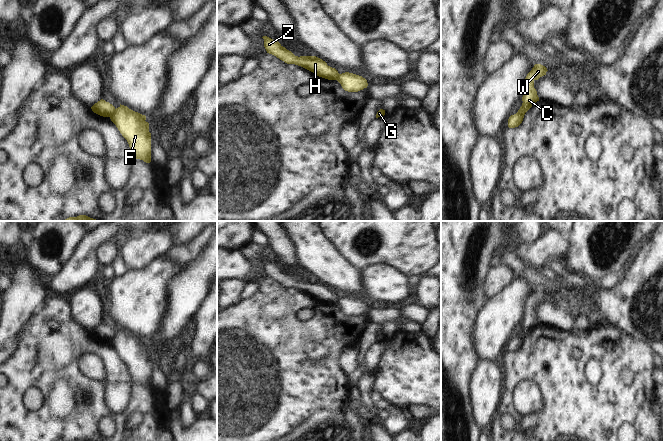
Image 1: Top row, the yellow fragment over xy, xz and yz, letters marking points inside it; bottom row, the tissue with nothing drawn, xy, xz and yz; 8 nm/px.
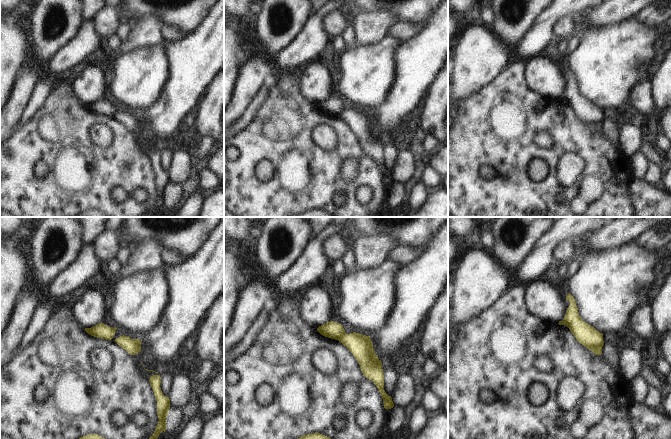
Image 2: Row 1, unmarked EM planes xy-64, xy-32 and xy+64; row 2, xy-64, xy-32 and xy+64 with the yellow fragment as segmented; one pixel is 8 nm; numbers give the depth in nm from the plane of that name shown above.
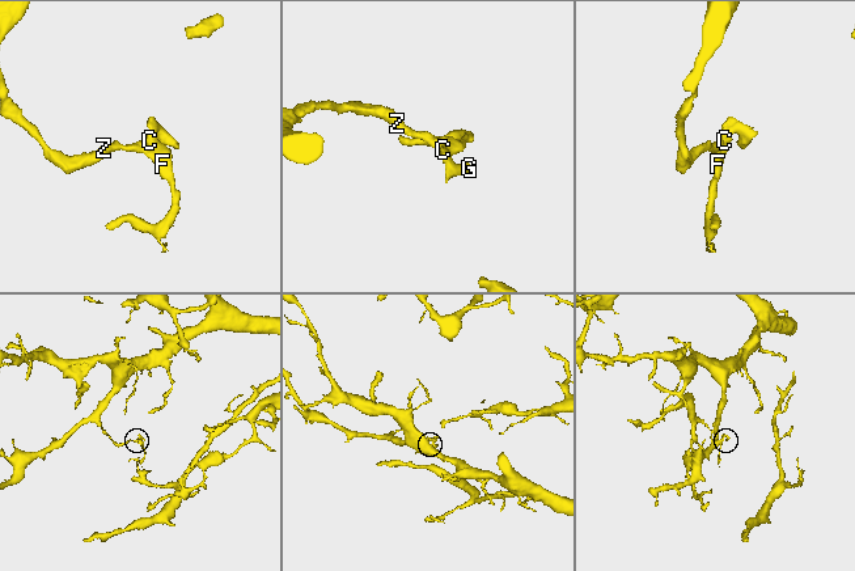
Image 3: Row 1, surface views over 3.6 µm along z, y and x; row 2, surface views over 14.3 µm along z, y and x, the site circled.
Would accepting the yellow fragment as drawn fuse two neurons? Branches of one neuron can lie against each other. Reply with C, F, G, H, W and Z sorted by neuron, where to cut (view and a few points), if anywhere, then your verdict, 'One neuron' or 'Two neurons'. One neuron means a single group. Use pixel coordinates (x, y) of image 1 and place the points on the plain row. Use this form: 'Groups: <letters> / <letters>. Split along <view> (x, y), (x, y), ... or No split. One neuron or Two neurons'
Groups: C F G W / H Z. Split along xy (115, 333), (109, 340). Two neurons.

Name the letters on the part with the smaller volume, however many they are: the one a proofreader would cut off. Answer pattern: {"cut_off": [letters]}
{"cut_off": ["C", "F", "G", "W"]}

